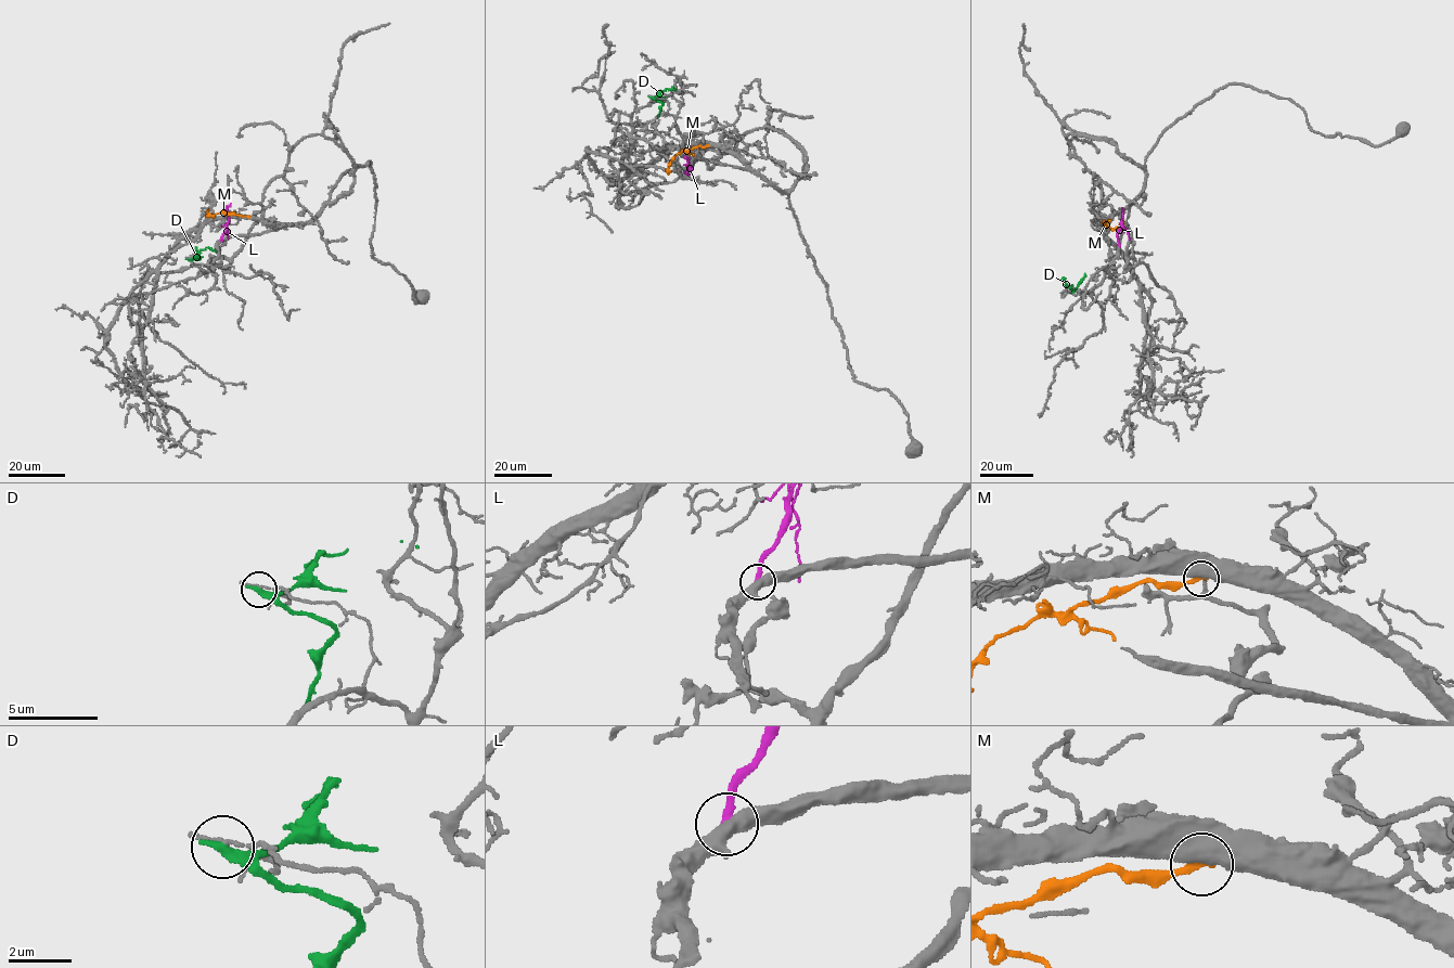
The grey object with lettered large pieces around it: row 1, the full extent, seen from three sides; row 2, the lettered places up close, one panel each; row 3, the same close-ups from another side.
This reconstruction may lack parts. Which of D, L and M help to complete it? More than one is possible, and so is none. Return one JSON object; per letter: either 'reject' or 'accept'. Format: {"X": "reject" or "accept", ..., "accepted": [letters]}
{"D": "reject", "L": "reject", "M": "reject", "accepted": []}

